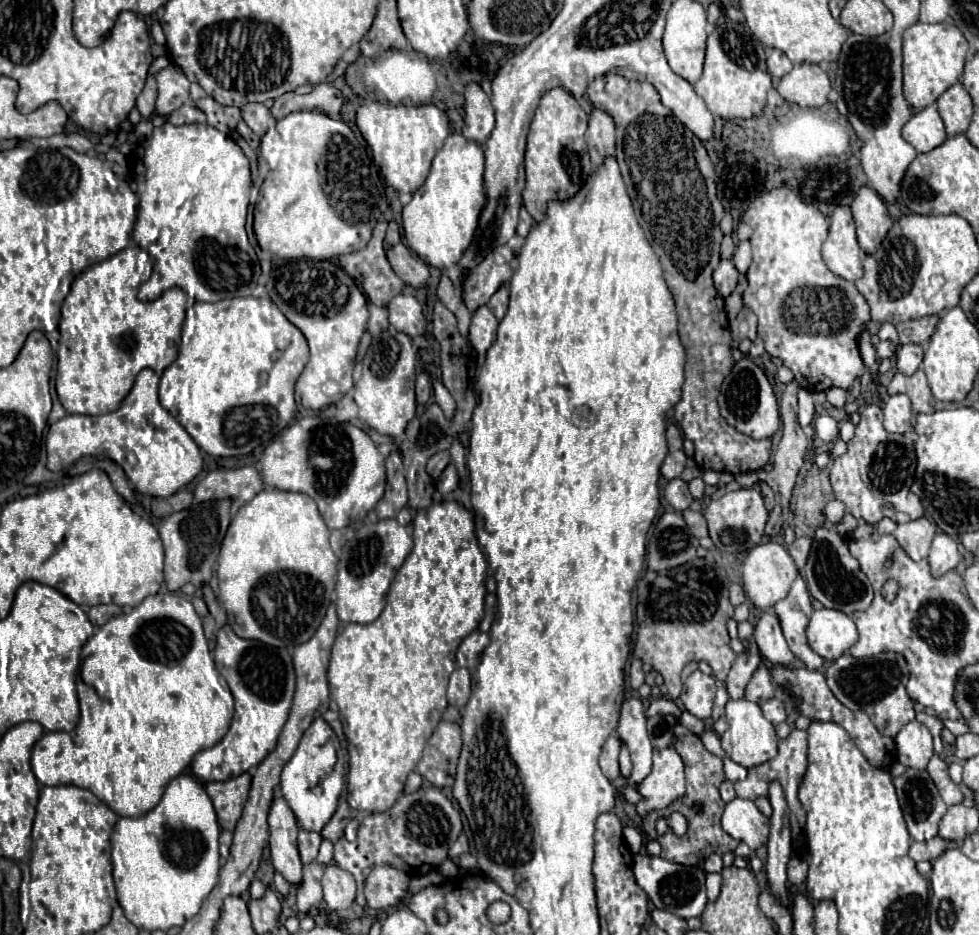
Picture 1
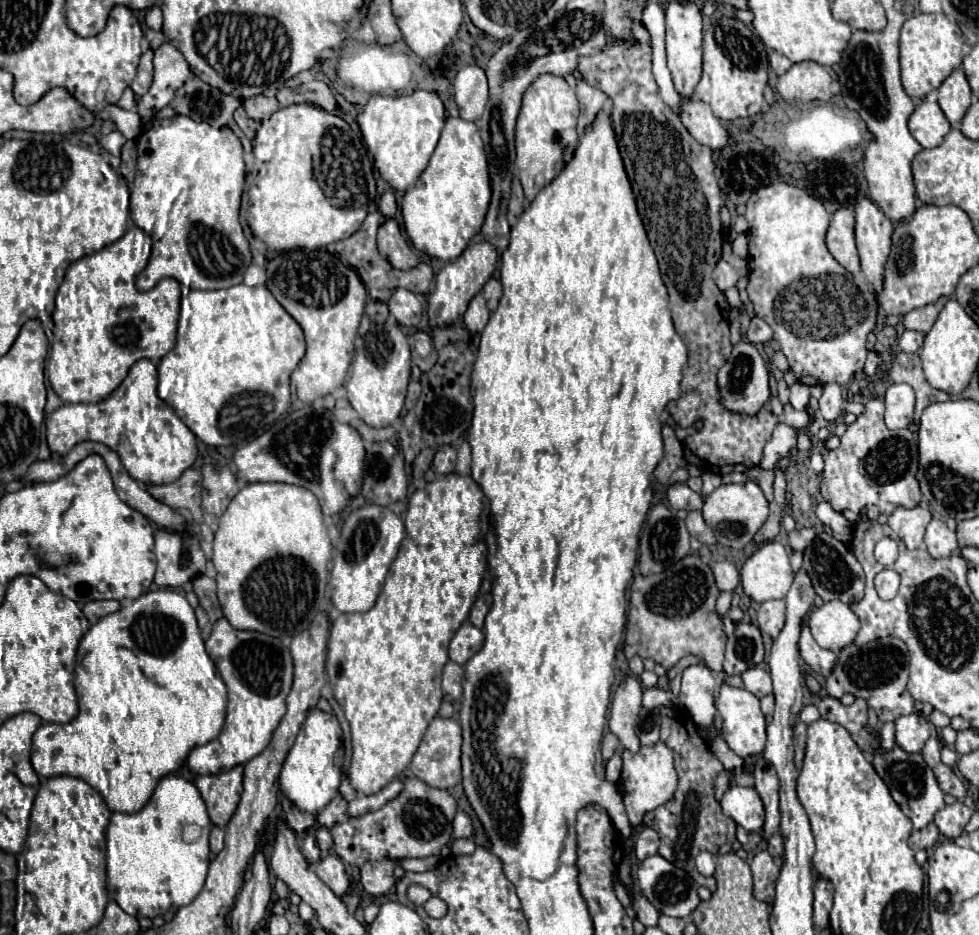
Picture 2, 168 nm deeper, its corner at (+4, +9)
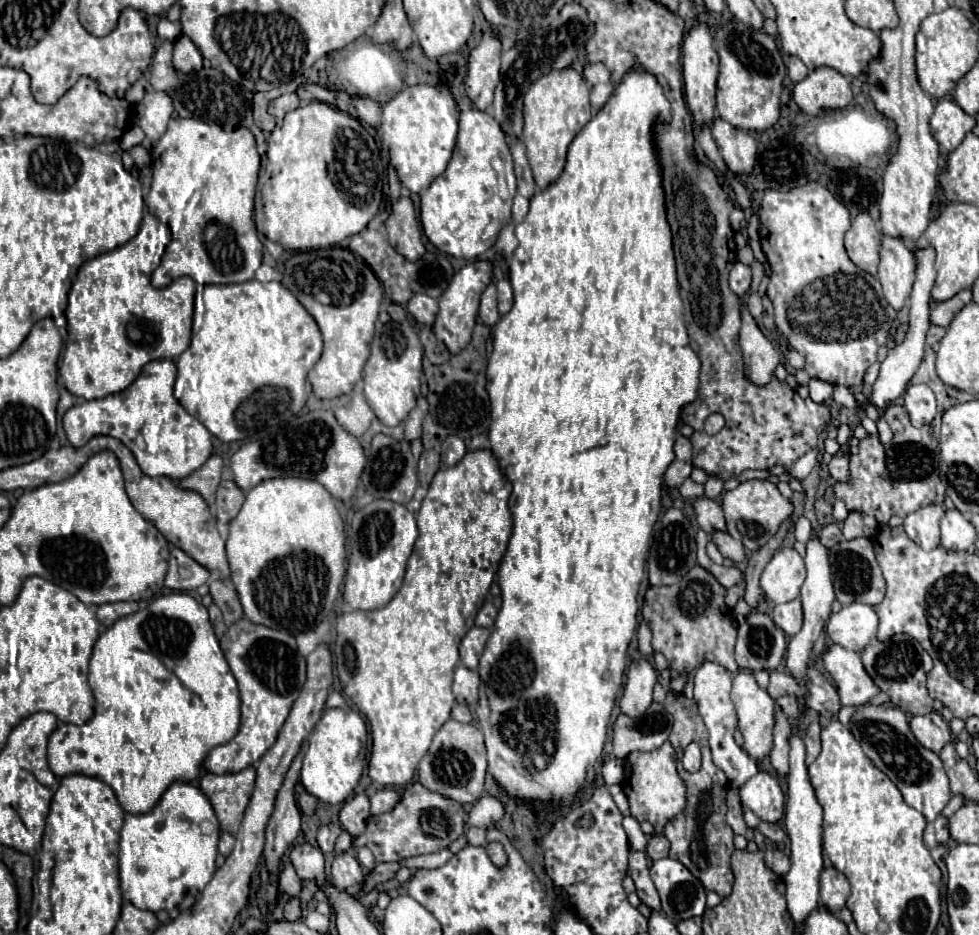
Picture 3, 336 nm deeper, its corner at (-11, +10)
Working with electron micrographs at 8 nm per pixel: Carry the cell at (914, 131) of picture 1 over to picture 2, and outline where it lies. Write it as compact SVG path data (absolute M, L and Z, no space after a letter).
M922 100L908 120L908 130L922 148L938 146L950 128L950 122L934 100Z

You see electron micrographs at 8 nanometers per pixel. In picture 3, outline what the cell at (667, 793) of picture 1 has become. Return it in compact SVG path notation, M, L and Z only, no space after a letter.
M665 741L659 749L651 753L641 753L641 751L629 753L625 757L625 777L623 777L621 787L629 799L631 815L639 823L649 821L657 835L685 807L685 783L677 773L677 757L669 741Z

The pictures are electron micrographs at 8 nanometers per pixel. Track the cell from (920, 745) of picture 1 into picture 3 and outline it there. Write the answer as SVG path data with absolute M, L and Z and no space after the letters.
M933 711L929 715L913 717L909 725L911 725L911 731L917 737L917 741L923 747L931 749L933 753L939 753L951 741L951 729L937 711Z

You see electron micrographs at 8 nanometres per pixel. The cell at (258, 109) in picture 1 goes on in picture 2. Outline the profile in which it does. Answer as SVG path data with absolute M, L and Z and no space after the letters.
M266 96L246 98L246 100L242 102L242 106L244 106L244 110L246 110L248 118L258 120L258 122L262 122L262 120L270 118L270 116L280 108L280 106L278 106L278 102L276 102L276 98L266 98Z

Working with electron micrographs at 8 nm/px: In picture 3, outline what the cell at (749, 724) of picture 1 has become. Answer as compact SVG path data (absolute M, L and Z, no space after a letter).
M739 671L733 679L733 691L731 691L731 701L737 709L737 719L739 719L739 731L745 739L745 751L753 759L763 759L769 755L773 749L773 725L775 725L775 701L769 697L765 689L761 689L753 677L753 673Z

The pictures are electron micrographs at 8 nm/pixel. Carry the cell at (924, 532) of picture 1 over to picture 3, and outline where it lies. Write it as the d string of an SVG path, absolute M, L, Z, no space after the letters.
M927 505L905 517L903 527L911 541L915 541L921 549L931 551L939 545L939 521L945 509L941 505Z

